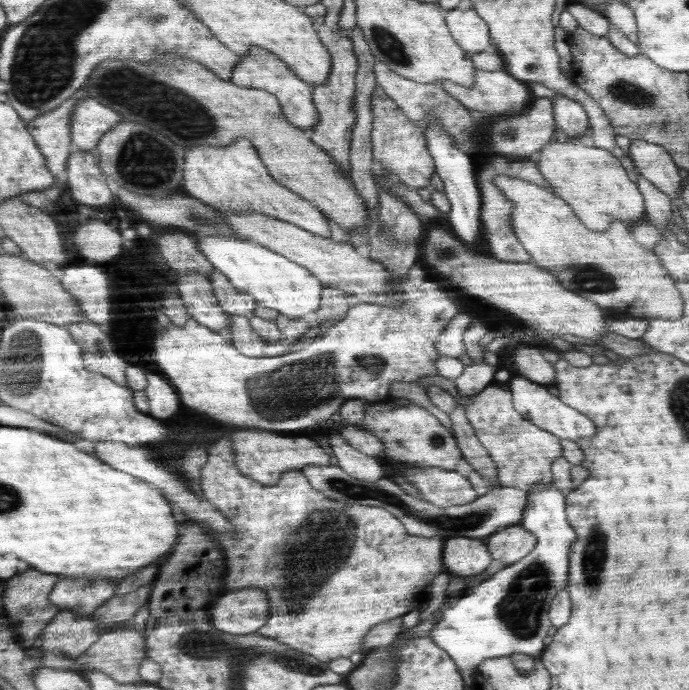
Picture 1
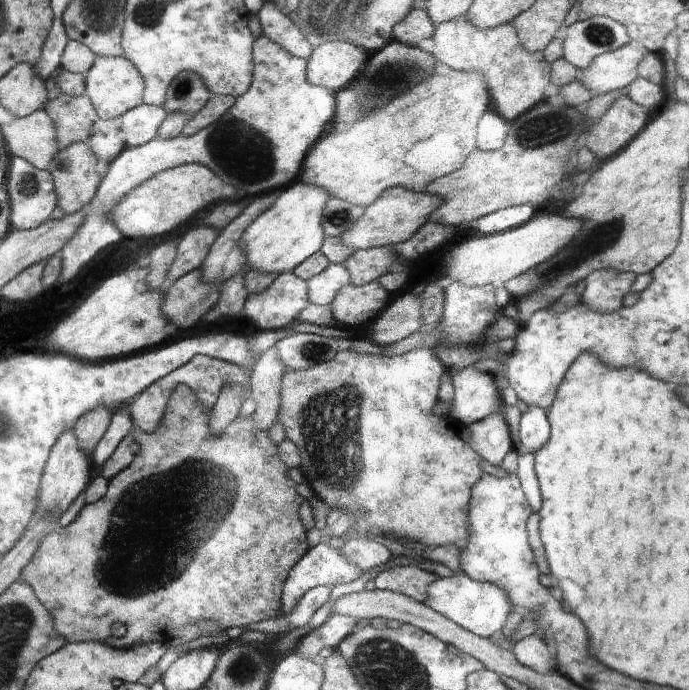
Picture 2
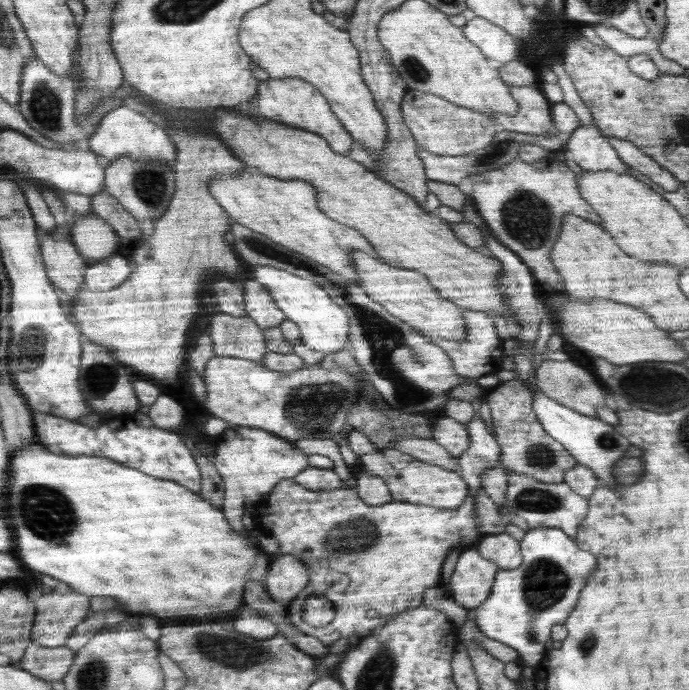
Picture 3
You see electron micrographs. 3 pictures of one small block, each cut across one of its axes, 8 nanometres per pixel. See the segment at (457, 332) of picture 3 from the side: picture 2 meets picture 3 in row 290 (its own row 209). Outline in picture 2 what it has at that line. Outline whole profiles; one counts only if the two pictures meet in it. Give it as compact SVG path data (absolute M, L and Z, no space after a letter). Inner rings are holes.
M394 188L386 190L386 194L381 194L372 205L363 208L363 213L344 234L340 237L342 242L351 250L358 248L374 247L394 247L404 241L408 241L414 233L418 232L429 222L431 216L444 203L444 197L439 194L424 194L422 192L412 192L406 188Z

